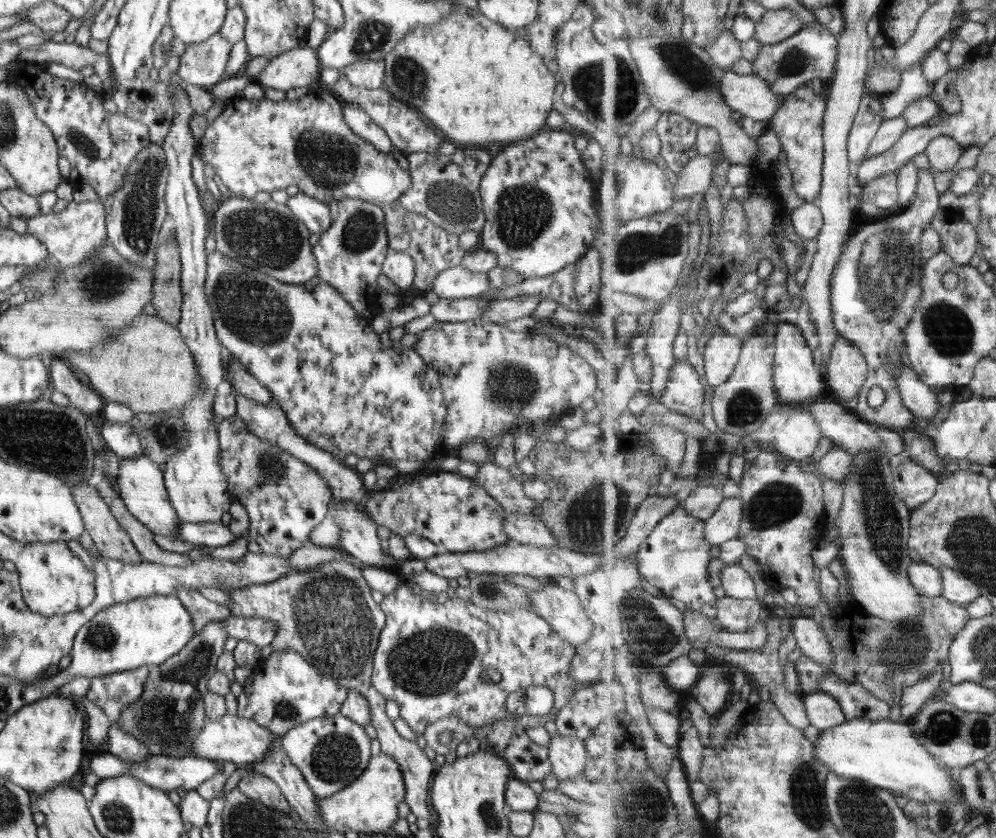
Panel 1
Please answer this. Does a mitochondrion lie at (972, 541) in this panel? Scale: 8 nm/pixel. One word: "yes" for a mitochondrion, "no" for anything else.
yes

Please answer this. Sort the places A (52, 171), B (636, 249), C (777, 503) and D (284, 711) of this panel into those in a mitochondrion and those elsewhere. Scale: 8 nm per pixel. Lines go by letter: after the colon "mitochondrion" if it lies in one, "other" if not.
A: other
B: mitochondrion
C: mitochondrion
D: mitochondrion

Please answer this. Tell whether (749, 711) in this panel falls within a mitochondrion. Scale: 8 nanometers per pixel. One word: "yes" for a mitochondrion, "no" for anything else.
no

